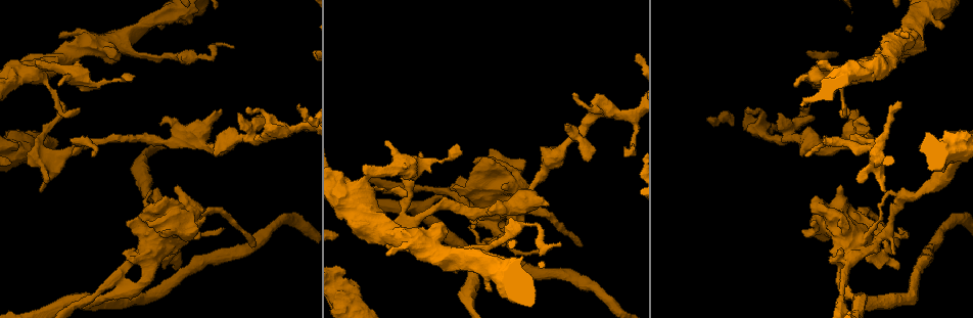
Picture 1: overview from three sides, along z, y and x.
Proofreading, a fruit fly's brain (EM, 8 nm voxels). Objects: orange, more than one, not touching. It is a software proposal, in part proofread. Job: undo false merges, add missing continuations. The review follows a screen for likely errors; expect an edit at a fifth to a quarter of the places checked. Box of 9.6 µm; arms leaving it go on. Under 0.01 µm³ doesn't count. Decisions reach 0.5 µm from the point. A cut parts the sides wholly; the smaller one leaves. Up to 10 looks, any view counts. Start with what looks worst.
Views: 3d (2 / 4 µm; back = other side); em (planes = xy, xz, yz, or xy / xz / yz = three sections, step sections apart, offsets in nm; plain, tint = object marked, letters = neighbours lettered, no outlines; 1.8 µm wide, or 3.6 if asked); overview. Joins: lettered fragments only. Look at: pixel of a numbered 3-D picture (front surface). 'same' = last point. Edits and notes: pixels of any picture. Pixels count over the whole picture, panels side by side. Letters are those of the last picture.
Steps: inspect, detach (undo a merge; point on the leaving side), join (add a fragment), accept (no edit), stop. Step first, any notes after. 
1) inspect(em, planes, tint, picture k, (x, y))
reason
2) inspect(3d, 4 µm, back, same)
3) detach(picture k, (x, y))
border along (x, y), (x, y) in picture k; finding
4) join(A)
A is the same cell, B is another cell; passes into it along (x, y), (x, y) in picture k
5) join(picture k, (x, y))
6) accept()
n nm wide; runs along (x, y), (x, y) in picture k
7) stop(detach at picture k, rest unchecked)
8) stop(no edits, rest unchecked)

inspect(3d, 2 µm, picture 1, (899, 101))
branch stops here

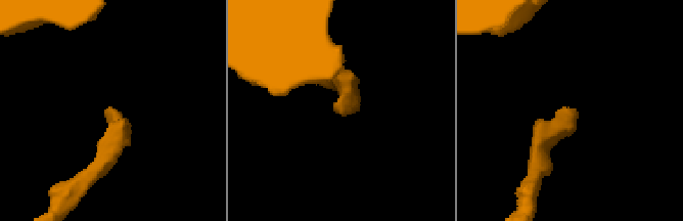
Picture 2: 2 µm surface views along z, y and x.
inspect(em, xz, step 8, letters, picture 2, (333, 108))

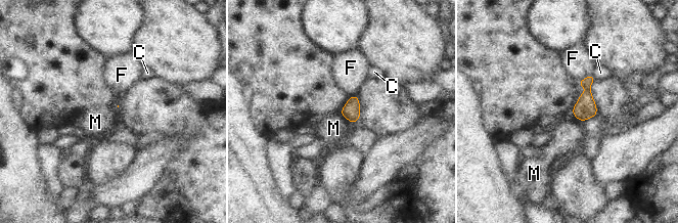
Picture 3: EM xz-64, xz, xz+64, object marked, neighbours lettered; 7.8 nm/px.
inspect(em, xy, step 4, letters, same)
cut it another way

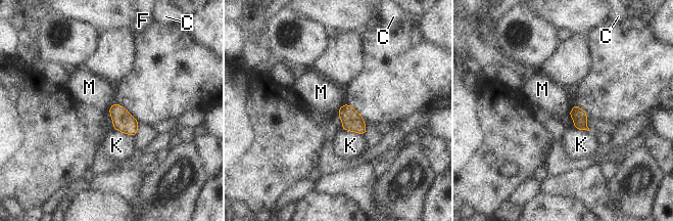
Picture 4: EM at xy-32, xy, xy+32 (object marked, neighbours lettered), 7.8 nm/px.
accept()
C, F, K and M are other cells; border along (575, 104), (568, 114) in picture 4; none of them fits

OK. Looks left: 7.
inspect(3d, 4 µm, picture 1, (809, 104))
branch stops here

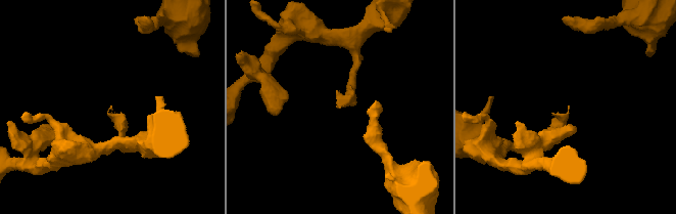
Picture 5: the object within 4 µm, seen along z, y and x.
inspect(em, 3.6 µm, xz, step 16, letters, picture 5, (338, 108))
need the tissue

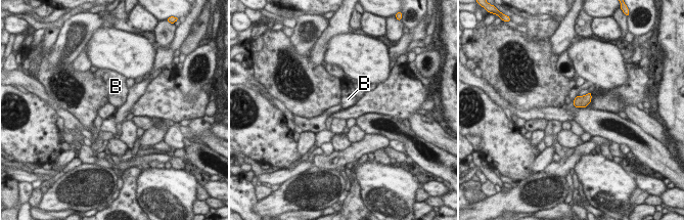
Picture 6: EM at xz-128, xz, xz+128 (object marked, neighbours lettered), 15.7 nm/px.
inspect(em, 3.6 µm, planes, letters, same)

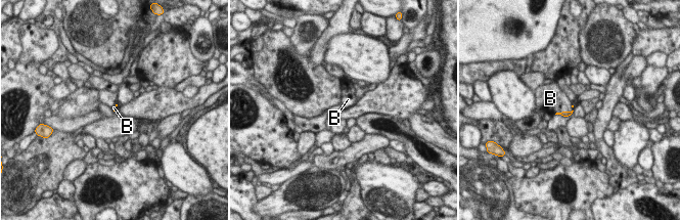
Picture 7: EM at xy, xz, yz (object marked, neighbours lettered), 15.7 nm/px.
join(B)
B is the same cell; passes into it along (565, 114), (563, 112), (553, 99) in picture 7; the neuron continues

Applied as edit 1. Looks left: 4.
inspect(overview)
see it whole again

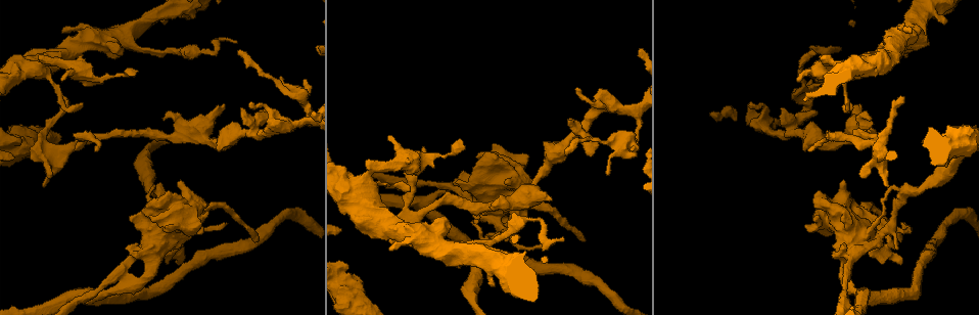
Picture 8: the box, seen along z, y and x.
inspect(3d, 4 µm, picture 8, (423, 146))
branch stops here

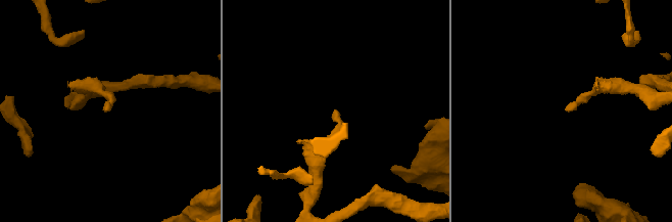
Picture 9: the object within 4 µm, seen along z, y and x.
inspect(em, planes, letters, picture 9, (104, 108))

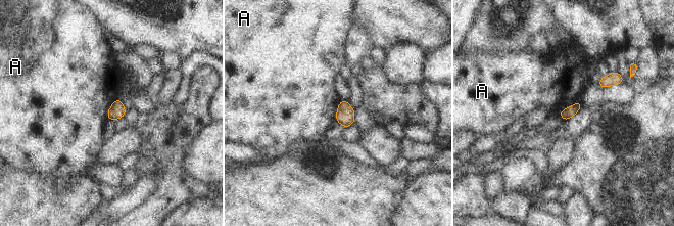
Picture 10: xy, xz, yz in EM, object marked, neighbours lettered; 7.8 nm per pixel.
accept()
A is another cell; border along (579, 101), (562, 109), (561, 120) in picture 10; no lettered fragment goes on from it

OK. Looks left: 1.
stop(join at picture 7, rest unchecked)

